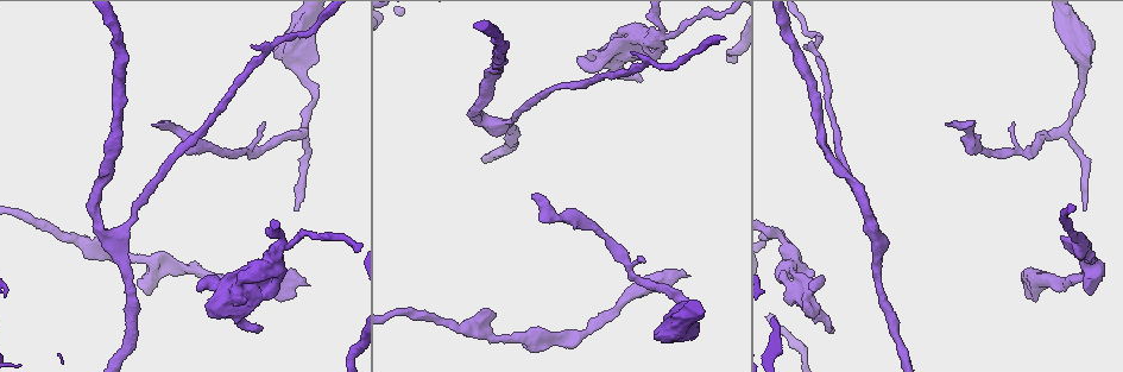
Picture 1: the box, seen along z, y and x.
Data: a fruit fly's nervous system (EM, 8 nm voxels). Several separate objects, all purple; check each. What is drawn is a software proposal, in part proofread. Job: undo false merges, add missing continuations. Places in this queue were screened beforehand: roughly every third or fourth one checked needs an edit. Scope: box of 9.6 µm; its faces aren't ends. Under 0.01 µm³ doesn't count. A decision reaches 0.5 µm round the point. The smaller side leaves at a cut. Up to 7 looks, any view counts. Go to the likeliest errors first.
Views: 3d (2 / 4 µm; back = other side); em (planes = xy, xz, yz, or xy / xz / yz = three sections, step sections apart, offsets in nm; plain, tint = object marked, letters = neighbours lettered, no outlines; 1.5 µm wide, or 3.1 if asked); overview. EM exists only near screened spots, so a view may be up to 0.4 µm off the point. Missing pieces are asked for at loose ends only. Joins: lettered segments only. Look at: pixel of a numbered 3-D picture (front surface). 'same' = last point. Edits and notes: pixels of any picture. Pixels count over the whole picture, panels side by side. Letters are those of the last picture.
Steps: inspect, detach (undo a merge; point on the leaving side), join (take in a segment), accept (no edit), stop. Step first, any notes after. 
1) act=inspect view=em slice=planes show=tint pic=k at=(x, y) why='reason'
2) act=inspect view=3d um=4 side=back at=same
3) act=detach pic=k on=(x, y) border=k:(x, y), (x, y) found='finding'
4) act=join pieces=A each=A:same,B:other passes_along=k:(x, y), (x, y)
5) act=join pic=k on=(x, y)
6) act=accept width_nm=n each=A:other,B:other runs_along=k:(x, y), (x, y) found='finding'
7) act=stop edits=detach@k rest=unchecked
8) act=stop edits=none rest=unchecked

act=inspect view=em slice=xy step=4 show=tint pic=1 at=(282, 247) why='side arm on a straight run'

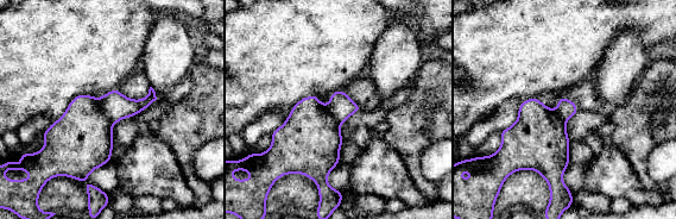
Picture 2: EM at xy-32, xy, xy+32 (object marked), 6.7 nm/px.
act=inspect view=em slice=yz step=8 show=letters at=same

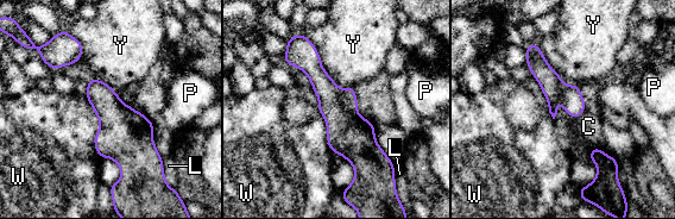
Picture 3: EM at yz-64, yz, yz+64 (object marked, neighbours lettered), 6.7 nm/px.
act=detach pic=3 on=(348, 99) each=C:other,L:other,P:other,W:other,Y:other border=3:(340, 89), (340, 105), (357, 113) found='a second neuron is stuck on'

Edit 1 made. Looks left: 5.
act=inspect view=overview why='see it whole again'

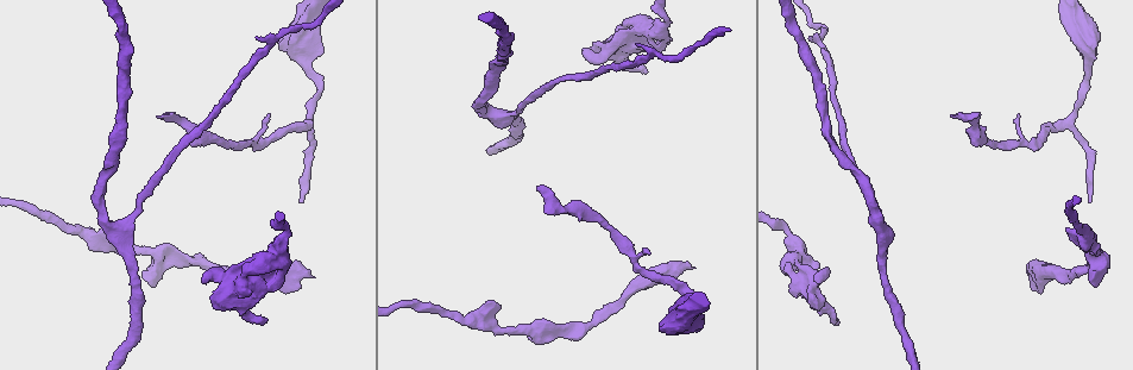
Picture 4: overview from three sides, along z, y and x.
act=inspect view=em slice=planes show=letters pic=4 at=(637, 46) why='tapers out'

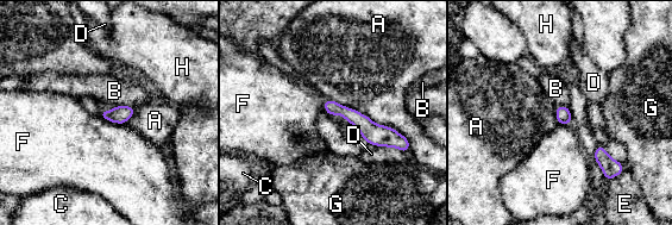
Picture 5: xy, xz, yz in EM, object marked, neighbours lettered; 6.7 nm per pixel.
act=accept width_nm=100 each=A:other,B:other,C:other,D:other,E:other,F:other,G:other,H:other border=5:(99, 114), (111, 122), (124, 125) found='no lettered segment goes on from it'

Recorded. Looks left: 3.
act=inspect view=3d um=2 pic=4 at=(494, 302) why='branch stops here'

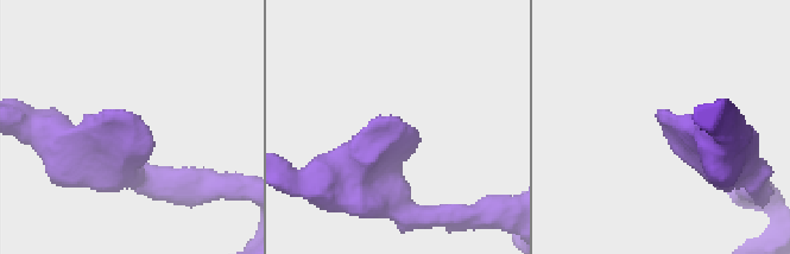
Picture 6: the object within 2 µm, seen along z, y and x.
act=inspect view=em slice=planes show=tint pic=6 at=(129, 117) why='now the EM'

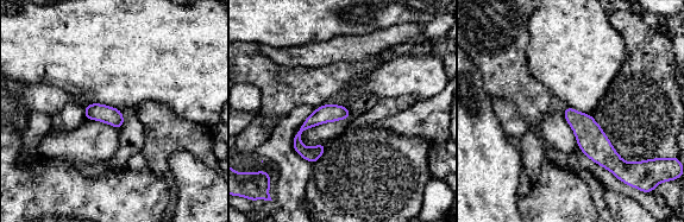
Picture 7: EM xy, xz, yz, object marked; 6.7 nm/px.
act=inspect view=em slice=planes show=letters at=same

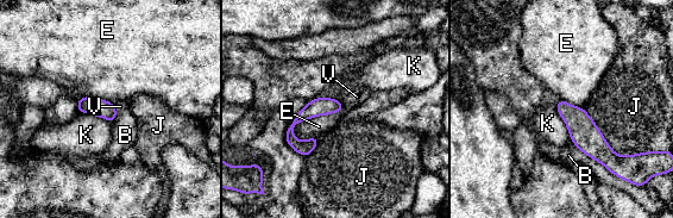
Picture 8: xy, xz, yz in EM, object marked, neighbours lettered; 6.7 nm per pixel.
act=accept each=B:other,E:other,J:other,K:other,V:other border=8:(345, 108), (301, 120), (294, 137) found='none of them fits'

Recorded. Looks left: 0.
act=stop edits=detach@3 rest=unchecked

